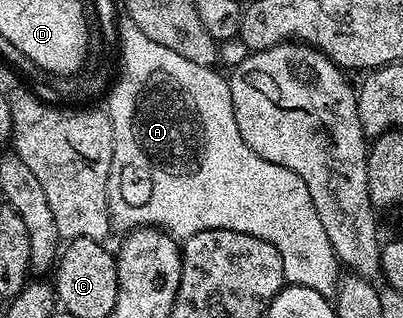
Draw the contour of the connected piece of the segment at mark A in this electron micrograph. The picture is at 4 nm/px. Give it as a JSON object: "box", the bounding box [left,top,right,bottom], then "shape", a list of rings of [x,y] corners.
{"box":[105,19,341,298],"shape":[[[124,19],[117,28],[117,53],[123,63],[119,72],[119,81],[112,83],[109,95],[106,97],[105,111],[111,117],[113,126],[113,162],[109,170],[107,183],[107,197],[109,198],[109,214],[111,223],[116,229],[130,230],[132,228],[145,228],[154,226],[168,232],[176,238],[186,238],[197,234],[201,230],[237,230],[241,234],[253,234],[253,238],[261,238],[273,246],[277,246],[277,254],[281,254],[283,274],[287,284],[309,286],[309,290],[317,290],[317,294],[328,298],[334,297],[341,283],[341,265],[335,256],[333,246],[329,242],[329,234],[325,234],[325,226],[321,226],[321,218],[317,218],[317,206],[313,206],[313,198],[309,198],[309,186],[293,170],[285,170],[285,166],[277,166],[261,154],[257,154],[241,136],[237,128],[237,118],[233,114],[233,94],[226,75],[222,76],[215,68],[197,66],[197,62],[189,62],[189,58],[181,58],[174,50],[153,42],[134,24],[131,19]]]}

